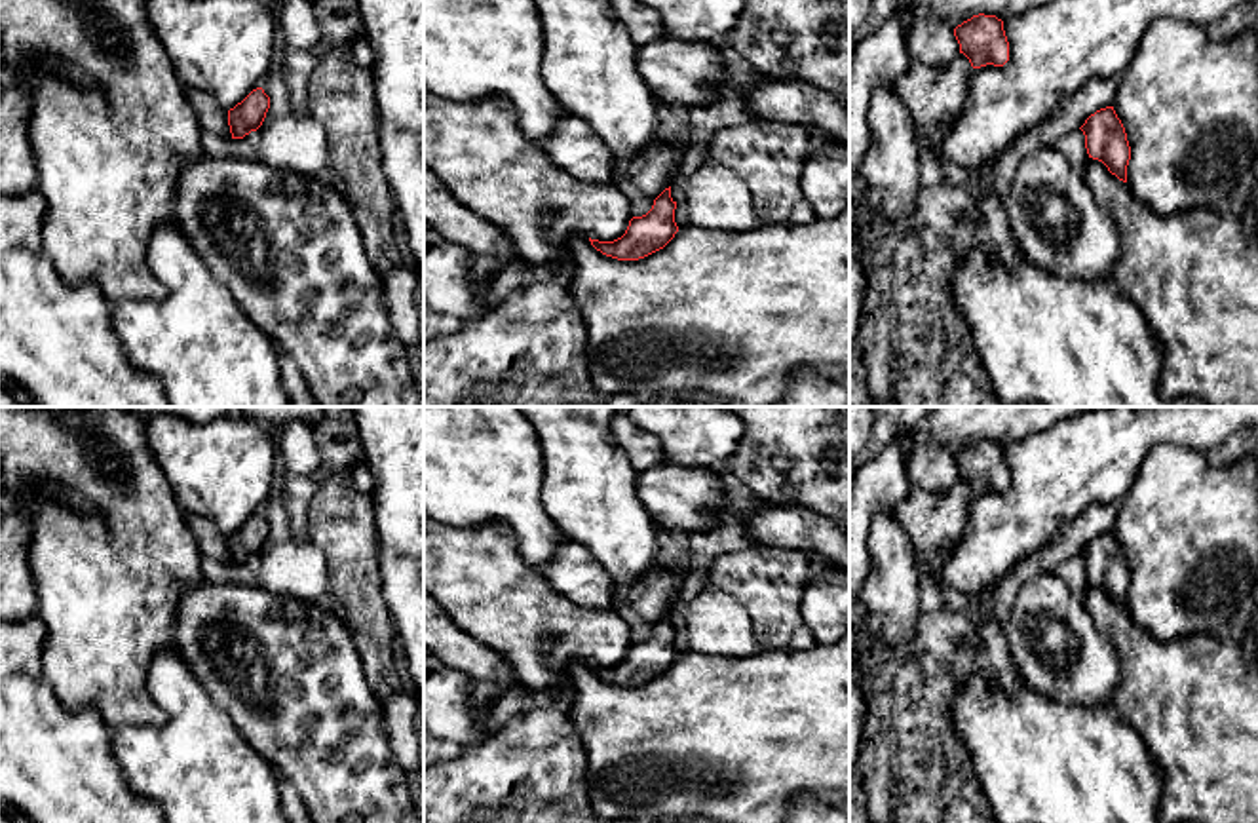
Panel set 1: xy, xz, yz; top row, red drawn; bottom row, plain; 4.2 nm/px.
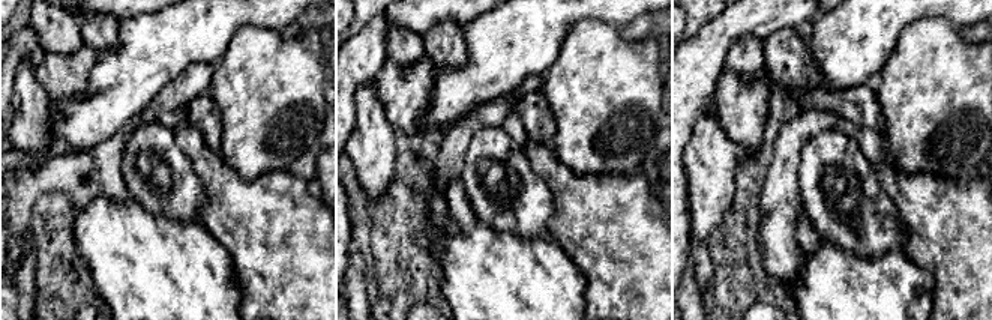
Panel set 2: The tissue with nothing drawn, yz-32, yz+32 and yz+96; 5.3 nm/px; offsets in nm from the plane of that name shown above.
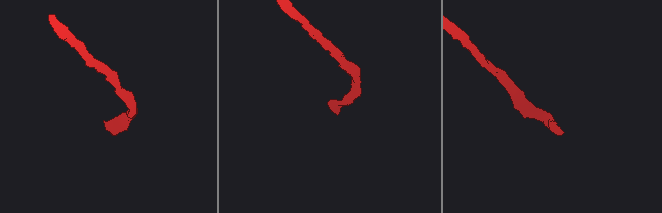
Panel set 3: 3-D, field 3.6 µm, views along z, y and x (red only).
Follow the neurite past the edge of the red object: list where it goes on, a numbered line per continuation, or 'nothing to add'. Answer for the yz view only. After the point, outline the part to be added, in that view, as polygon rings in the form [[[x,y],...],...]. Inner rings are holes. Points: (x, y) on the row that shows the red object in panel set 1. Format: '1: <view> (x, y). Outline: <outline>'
nothing to add

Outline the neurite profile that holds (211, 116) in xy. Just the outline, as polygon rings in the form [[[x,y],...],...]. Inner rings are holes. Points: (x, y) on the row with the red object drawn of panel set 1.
[[[186,89],[186,95],[201,129],[232,139],[228,112],[211,95],[196,89]]]

